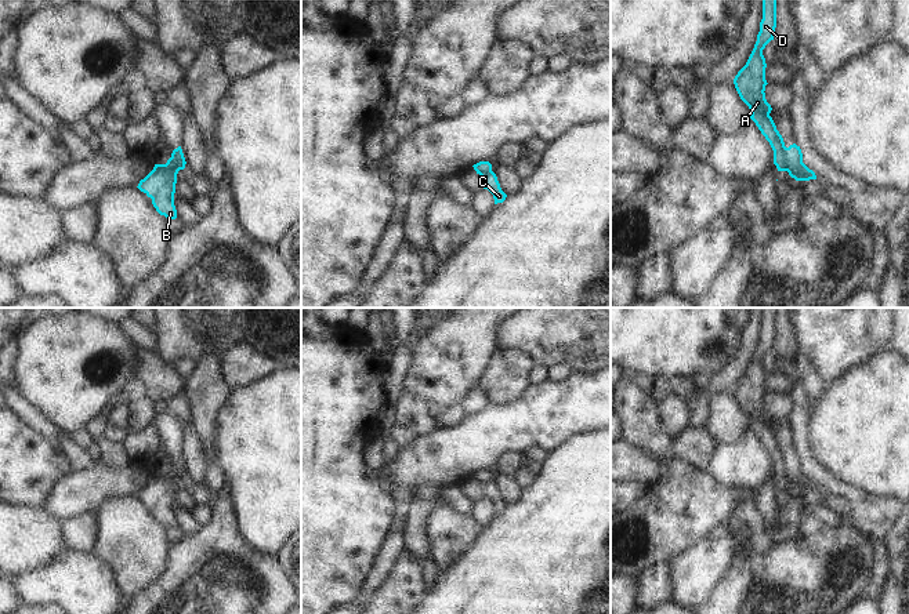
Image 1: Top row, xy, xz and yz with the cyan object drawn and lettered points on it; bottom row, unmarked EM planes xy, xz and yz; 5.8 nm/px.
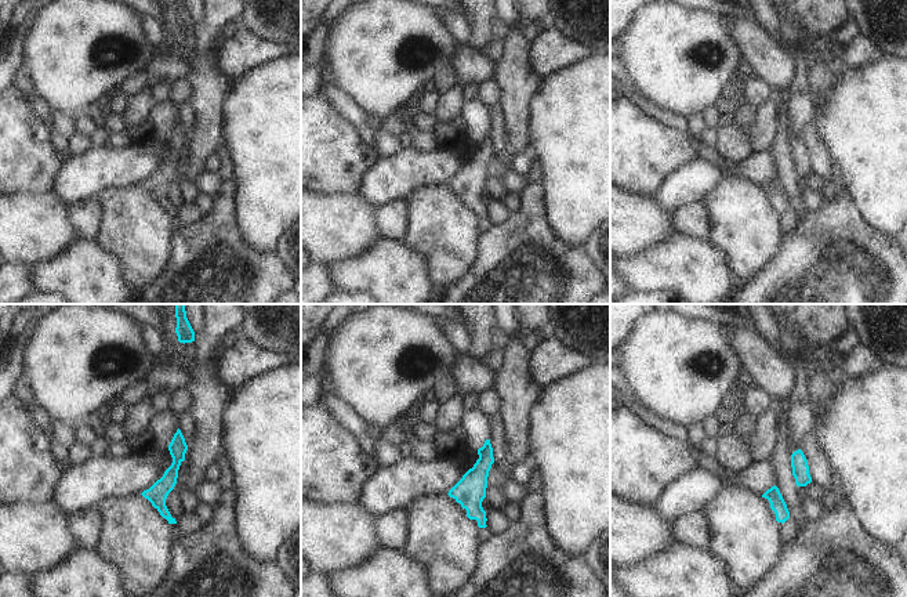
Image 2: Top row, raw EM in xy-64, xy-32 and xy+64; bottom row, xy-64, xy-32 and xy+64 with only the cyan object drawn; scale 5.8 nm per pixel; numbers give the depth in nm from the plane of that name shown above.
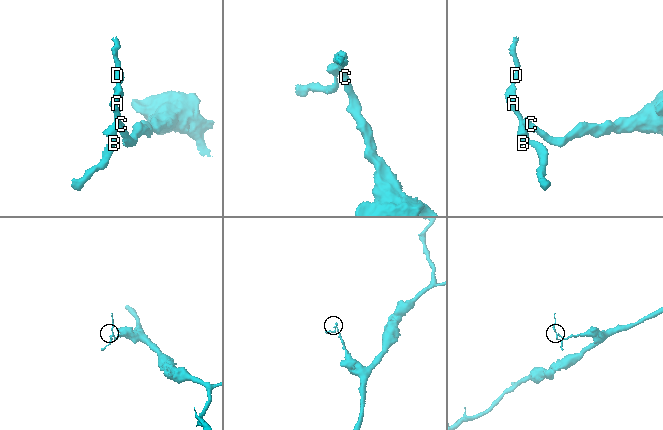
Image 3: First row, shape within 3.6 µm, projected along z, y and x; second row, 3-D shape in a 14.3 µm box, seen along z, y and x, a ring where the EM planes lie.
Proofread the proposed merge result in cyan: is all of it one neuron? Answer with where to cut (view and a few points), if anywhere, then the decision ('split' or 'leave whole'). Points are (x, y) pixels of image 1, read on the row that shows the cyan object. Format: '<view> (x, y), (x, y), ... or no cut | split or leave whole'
yz (785, 148), (785, 167), (788, 170) | split

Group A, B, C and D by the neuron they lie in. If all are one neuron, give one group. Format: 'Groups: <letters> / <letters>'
Groups: A B D / C.

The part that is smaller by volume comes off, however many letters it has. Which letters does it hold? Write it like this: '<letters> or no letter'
A, B, D

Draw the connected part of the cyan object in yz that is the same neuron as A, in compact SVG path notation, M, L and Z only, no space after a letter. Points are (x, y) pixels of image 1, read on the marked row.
M763 0L763 19L754 48L746 65L734 79L735 88L740 99L749 106L750 119L756 123L761 134L774 150L774 164L778 171L787 171L785 164L785 142L769 116L772 108L765 99L765 58L763 50L774 40L776 28L776 0Z

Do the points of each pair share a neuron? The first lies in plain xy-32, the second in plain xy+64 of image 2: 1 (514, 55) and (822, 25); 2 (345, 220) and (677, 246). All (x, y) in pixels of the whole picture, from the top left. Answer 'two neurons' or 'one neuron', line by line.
1: two neurons
2: two neurons

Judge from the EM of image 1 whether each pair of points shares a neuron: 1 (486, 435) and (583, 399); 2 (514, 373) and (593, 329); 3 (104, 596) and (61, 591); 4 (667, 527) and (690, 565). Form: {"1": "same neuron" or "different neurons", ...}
{"1": "same neuron", "2": "different neurons", "3": "same neuron", "4": "different neurons"}

